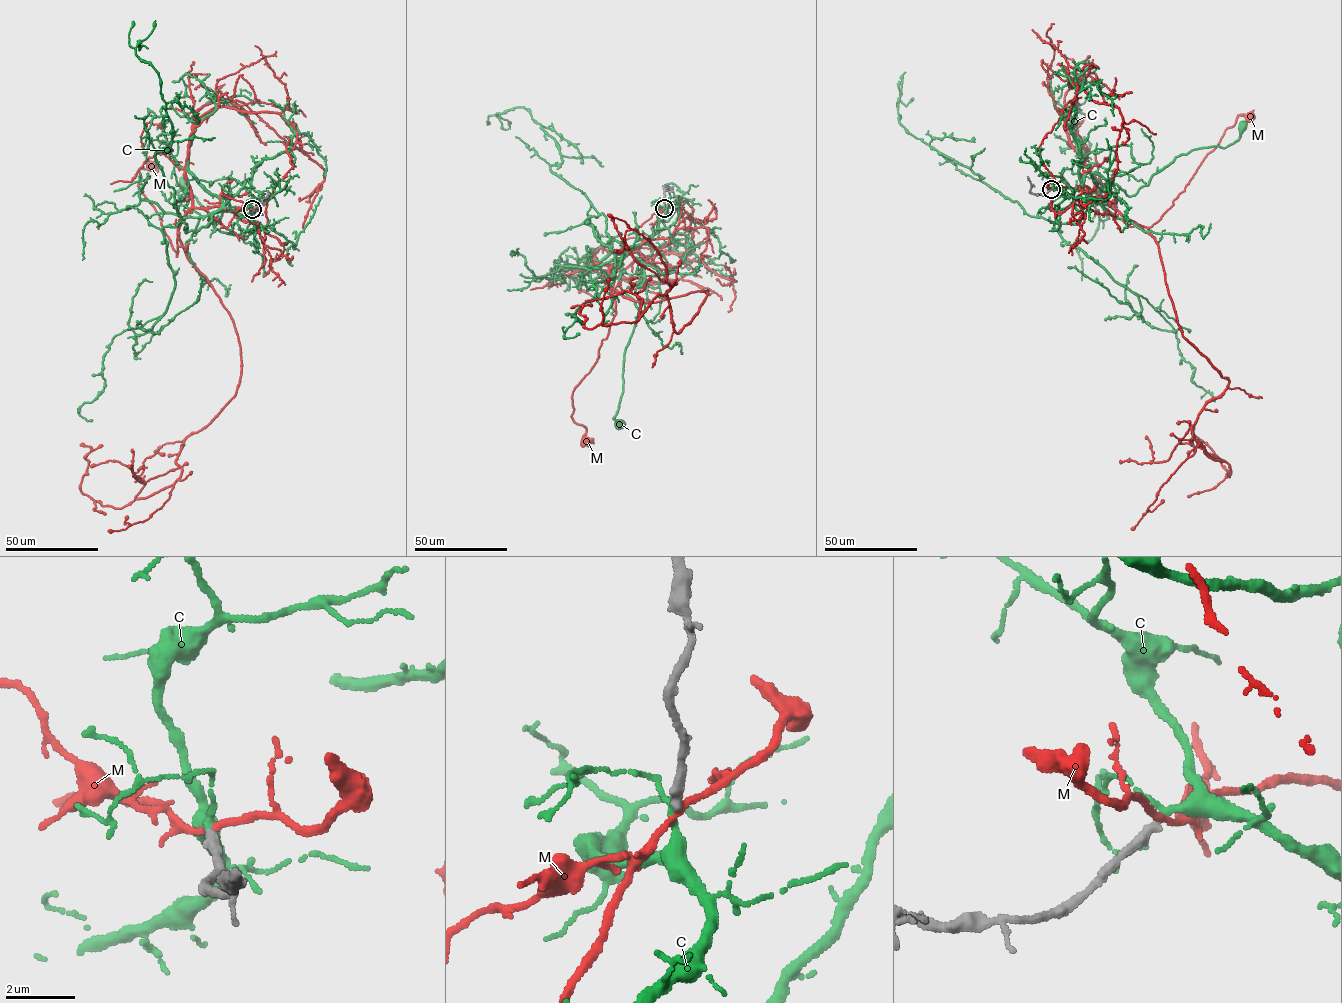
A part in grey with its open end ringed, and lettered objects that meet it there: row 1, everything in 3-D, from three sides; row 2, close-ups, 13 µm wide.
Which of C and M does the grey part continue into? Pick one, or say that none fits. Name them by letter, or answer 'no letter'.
C

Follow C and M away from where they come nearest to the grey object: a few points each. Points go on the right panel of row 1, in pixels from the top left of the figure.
C: (1051, 189), (1072, 195), (1092, 172), (1131, 196), (1177, 157), (1226, 147), (1237, 140), (1241, 127)
M: (1050, 188), (1085, 186), (1100, 192), (1122, 214), (1150, 227), (1184, 190), (1225, 131), (1239, 115), (1249, 115)

